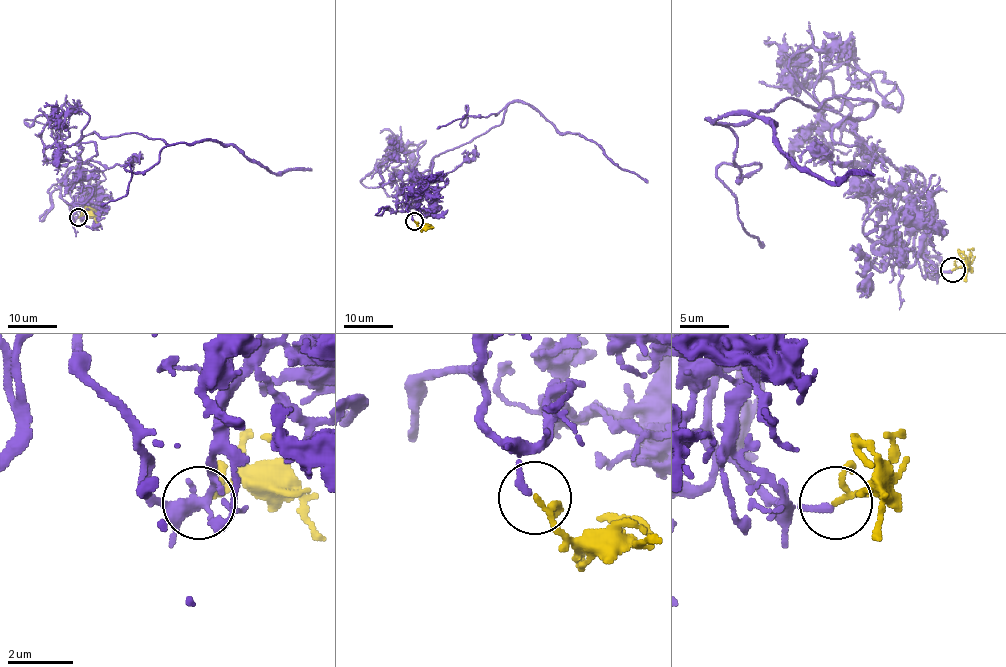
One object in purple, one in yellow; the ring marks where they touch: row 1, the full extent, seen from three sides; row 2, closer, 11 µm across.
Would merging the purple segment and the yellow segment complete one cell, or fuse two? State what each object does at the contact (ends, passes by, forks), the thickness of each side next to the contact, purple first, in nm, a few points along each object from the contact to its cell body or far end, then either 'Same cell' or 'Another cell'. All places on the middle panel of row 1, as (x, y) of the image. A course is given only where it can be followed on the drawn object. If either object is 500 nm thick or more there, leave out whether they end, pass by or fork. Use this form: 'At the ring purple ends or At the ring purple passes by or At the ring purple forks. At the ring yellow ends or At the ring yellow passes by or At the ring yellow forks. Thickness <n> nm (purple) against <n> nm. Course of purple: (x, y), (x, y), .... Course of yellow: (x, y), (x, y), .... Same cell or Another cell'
At the ring purple ends. At the ring yellow passes by. Thickness 220 nm (purple) against 120 nm. Course of purple: (414, 220), (415, 174), (423, 183), (436, 155), (498, 126), (514, 102), (648, 182). Course of yellow: (414, 221), (420, 227), (429, 224), (432, 226). Same cell

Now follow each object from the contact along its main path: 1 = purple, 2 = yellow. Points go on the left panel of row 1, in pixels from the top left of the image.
1: (78, 217), (79, 144), (95, 132), (138, 133), (168, 145), (222, 141), (275, 173), (312, 171)
2: (78, 217), (93, 208), (96, 211)

